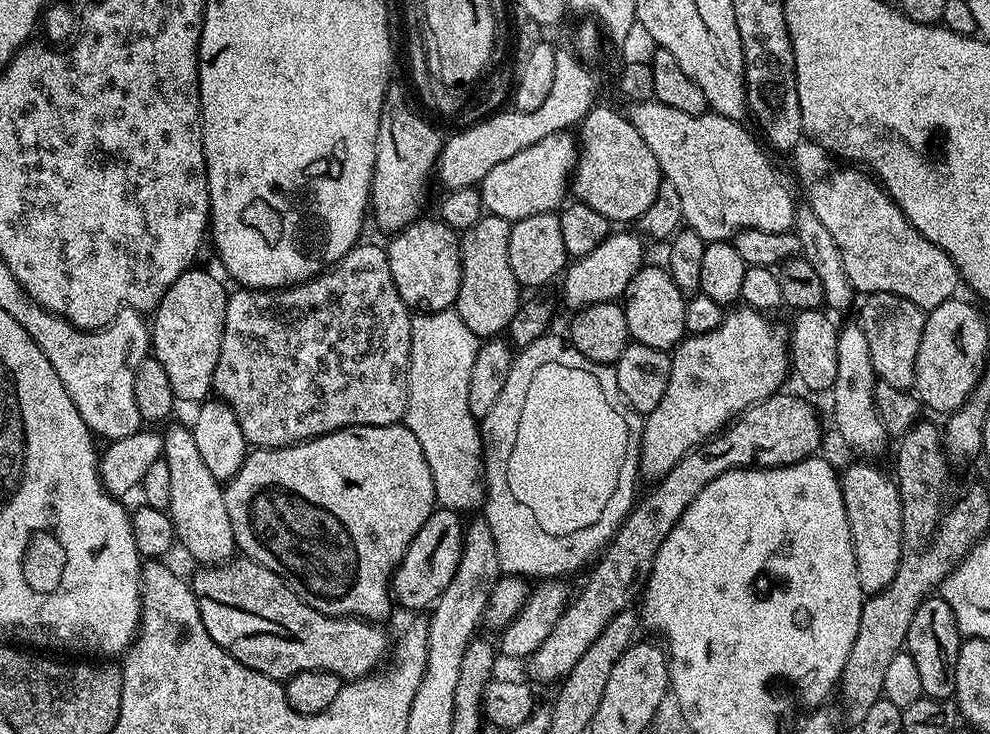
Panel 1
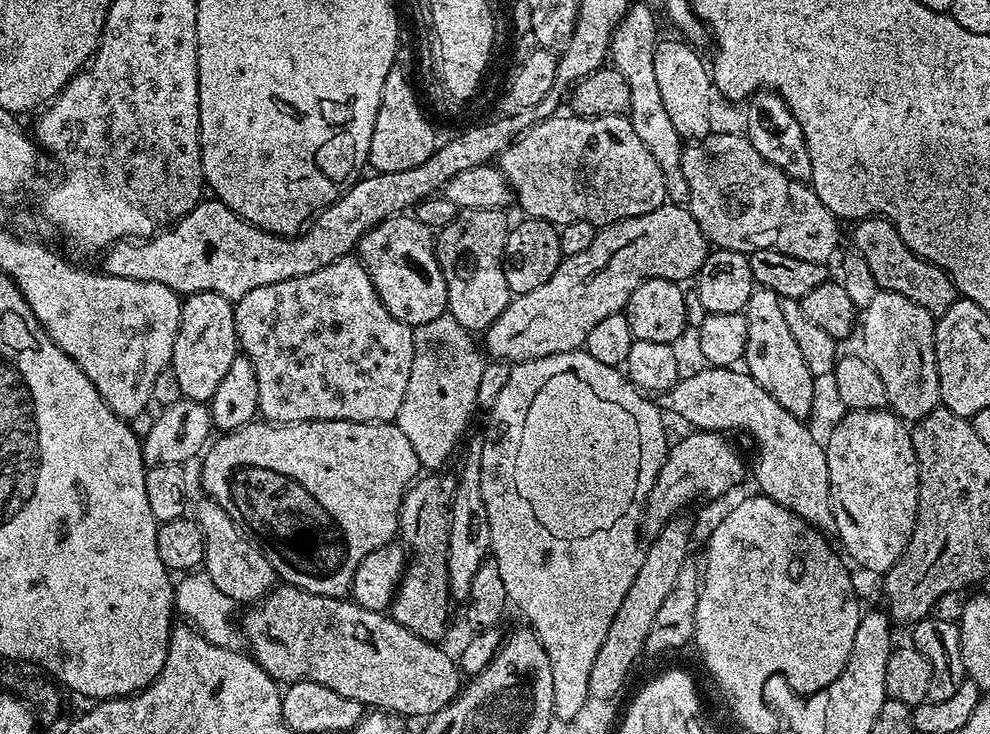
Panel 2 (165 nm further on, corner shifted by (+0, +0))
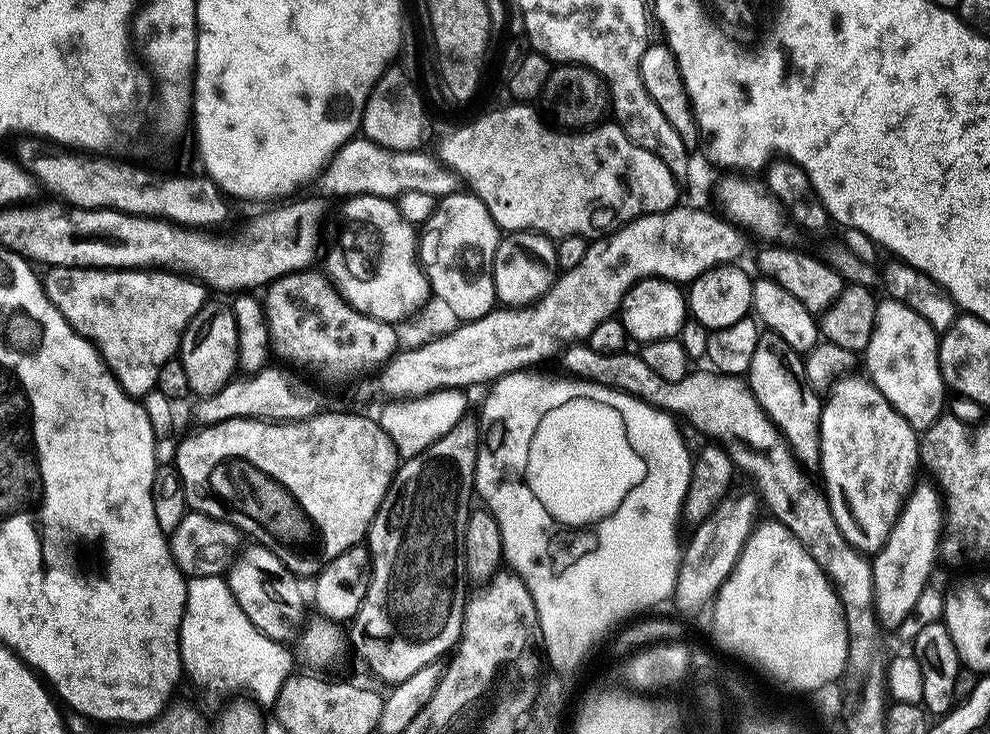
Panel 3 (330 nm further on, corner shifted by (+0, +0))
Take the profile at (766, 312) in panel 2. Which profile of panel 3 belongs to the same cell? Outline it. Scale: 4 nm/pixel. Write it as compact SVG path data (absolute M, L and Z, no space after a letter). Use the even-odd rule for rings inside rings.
M771 334L761 335L754 362L746 374L746 383L751 388L761 410L772 420L772 425L784 435L796 458L805 469L820 467L820 410L821 393L815 392L806 378L804 356L794 351L782 338Z

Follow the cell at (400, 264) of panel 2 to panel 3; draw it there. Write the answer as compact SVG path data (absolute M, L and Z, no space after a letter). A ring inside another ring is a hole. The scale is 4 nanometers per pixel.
M349 196L343 204L344 229L340 232L340 244L334 245L328 252L326 276L353 310L395 325L411 316L430 296L428 278L418 259L417 229L402 218L395 203L387 196Z

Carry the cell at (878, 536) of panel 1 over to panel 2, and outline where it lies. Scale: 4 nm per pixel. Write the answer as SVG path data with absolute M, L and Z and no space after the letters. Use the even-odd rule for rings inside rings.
M858 408L848 410L843 413L845 416L837 422L832 428L832 433L826 439L826 451L828 453L828 469L830 470L830 498L832 499L832 513L834 514L835 535L840 535L840 540L844 543L843 551L848 551L847 559L853 565L861 564L868 572L877 572L883 574L889 572L897 562L902 558L902 554L906 550L906 546L910 542L910 534L916 525L916 515L918 514L918 498L920 497L920 471L918 470L918 462L914 454L914 446L912 445L912 433L909 425L897 413L884 408Z

